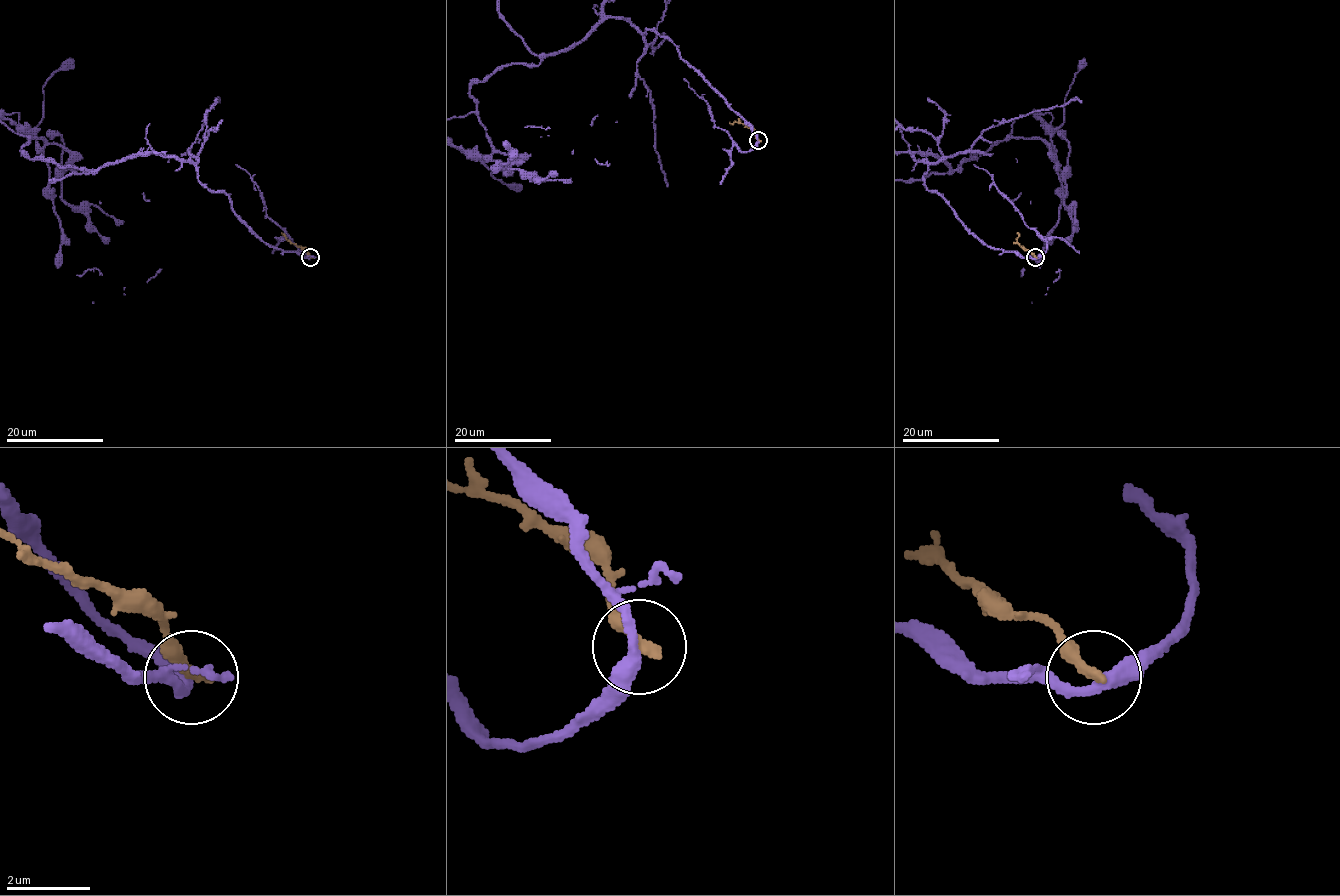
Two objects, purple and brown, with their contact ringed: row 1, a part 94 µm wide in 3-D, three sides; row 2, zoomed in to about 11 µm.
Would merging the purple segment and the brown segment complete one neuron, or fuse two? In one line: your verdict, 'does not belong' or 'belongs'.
does not belong

